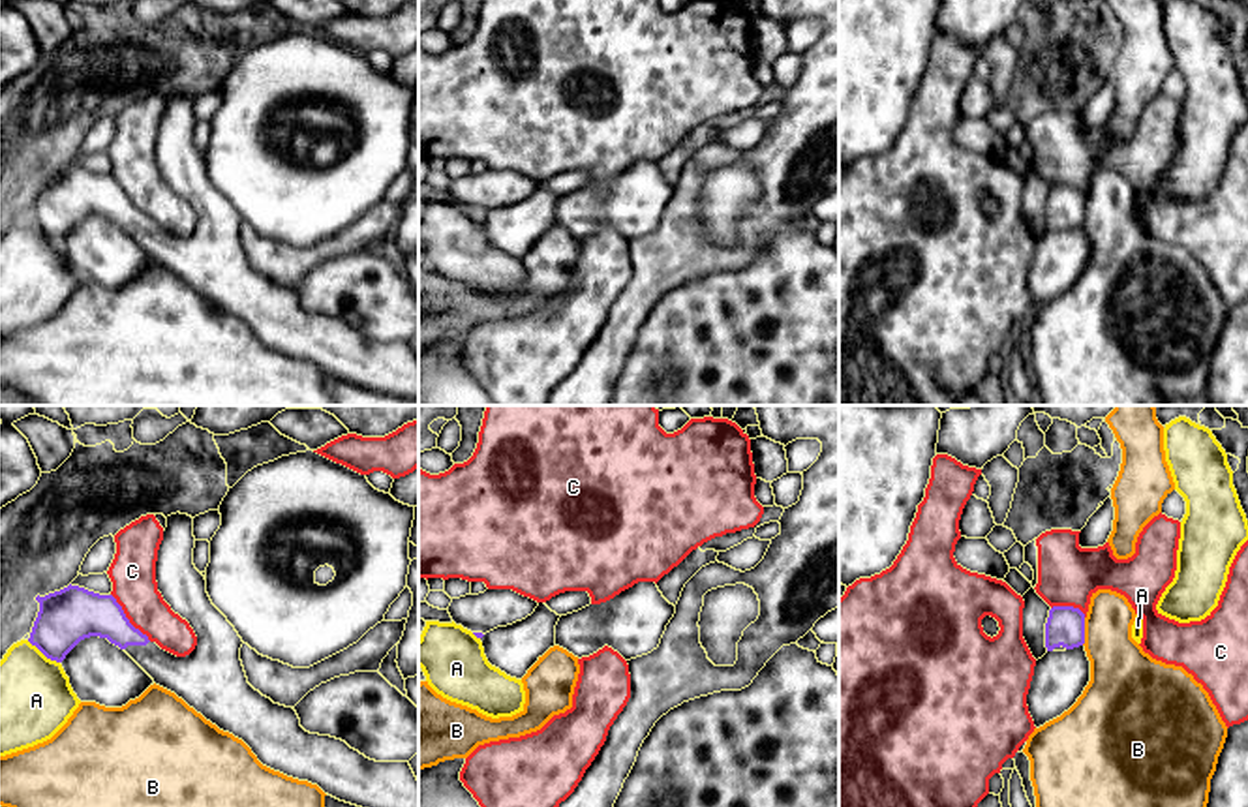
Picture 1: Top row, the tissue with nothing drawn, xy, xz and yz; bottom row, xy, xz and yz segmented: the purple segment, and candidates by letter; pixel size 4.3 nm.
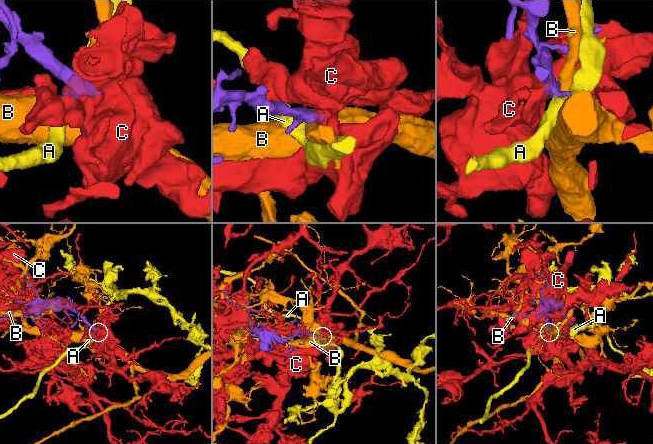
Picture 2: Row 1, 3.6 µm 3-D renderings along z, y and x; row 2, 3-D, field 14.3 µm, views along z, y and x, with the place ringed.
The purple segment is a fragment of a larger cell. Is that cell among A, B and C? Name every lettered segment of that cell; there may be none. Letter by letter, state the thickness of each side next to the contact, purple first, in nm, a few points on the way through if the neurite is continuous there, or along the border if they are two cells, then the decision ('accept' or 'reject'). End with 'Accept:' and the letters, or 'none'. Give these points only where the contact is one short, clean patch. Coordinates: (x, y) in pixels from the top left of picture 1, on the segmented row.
A: calibres 240 and 320 nm; border xy (27, 640), (59, 663); reject
B: calibres 160 and 280 nm; reject
C: calibres 240 and 190 nm; reject
Accept: none

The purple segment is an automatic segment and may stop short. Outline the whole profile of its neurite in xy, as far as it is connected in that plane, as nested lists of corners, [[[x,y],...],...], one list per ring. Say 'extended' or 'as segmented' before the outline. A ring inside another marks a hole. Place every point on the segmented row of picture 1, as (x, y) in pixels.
extended; [[[180,512],[167,516],[158,550],[156,582],[163,601],[190,623],[197,636],[197,646],[190,655],[176,657],[150,642],[129,623],[113,595],[99,595],[71,584],[45,597],[36,597],[39,612],[28,642],[47,659],[62,662],[81,640],[90,636],[107,638],[124,649],[156,685],[175,693],[220,730],[242,739],[263,766],[317,784],[325,794],[357,807],[419,807],[419,779],[409,762],[375,762],[342,739],[310,734],[300,726],[293,708],[274,704],[248,683],[240,661],[244,642],[212,604],[206,580],[193,565],[193,548],[193,518]]]

